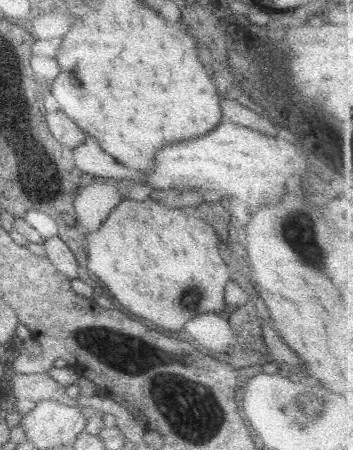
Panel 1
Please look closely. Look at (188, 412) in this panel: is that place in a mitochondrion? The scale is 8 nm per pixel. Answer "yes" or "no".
yes

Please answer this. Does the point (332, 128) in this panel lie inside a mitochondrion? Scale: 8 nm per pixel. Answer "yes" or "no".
yes

